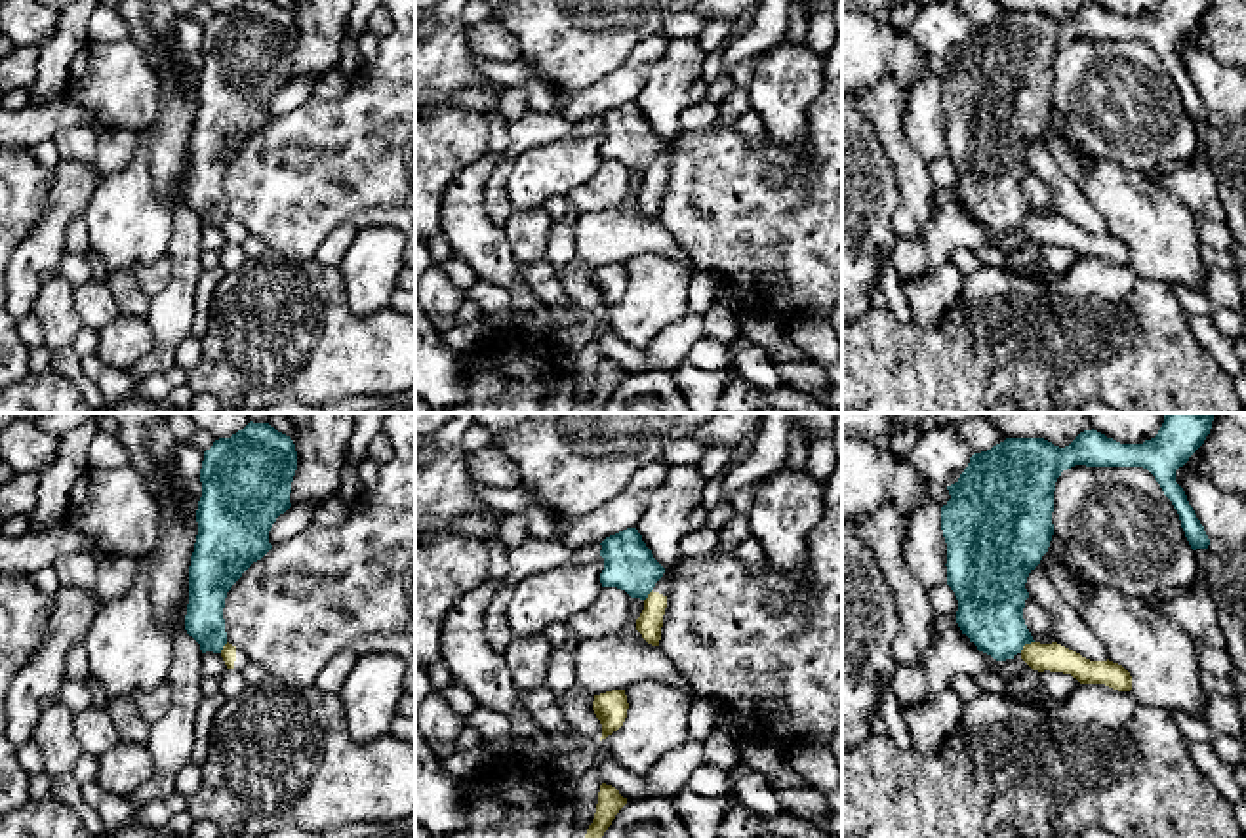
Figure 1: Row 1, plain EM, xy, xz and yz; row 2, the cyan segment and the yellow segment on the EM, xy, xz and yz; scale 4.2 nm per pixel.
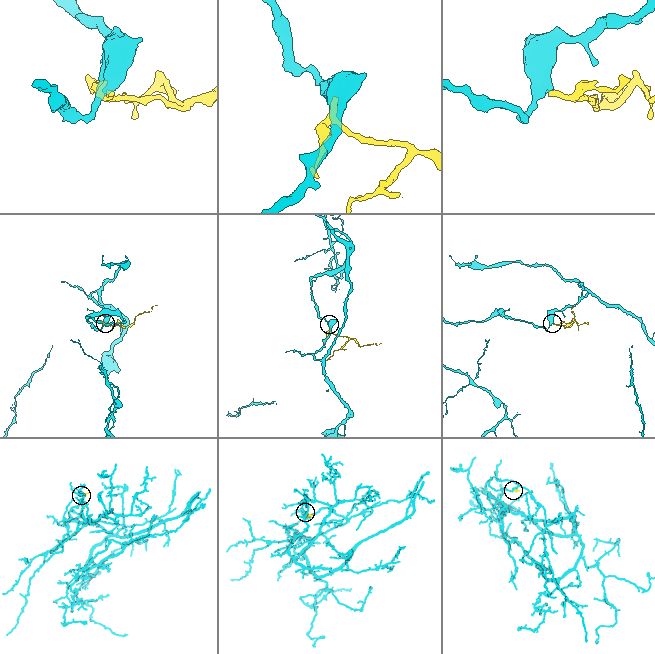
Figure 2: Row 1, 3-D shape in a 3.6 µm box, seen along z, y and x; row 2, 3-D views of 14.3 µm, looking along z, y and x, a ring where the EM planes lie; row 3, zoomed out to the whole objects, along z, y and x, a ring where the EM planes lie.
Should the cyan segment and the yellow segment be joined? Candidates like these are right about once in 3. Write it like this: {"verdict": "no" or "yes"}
{"verdict": "no"}

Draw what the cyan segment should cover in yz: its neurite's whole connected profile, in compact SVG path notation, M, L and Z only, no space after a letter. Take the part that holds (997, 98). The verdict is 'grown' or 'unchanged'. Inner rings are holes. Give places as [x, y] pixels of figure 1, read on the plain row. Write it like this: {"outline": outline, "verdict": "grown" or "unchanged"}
{"outline": "M1160 0L1158 8L1143 17L1120 17L1092 2L1065 21L1044 11L1006 11L987 25L974 27L960 51L947 59L951 72L941 80L947 158L958 173L956 196L962 208L996 234L1014 232L1025 217L1035 215L1023 192L1029 171L1025 156L1048 126L1054 109L1055 55L1075 38L1147 42L1177 84L1191 122L1208 122L1210 112L1176 55L1176 44L1204 17L1210 2Z", "verdict": "unchanged"}

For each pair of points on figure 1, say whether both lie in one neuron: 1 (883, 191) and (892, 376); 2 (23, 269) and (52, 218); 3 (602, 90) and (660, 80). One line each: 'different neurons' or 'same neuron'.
1: different neurons
2: same neuron
3: different neurons

